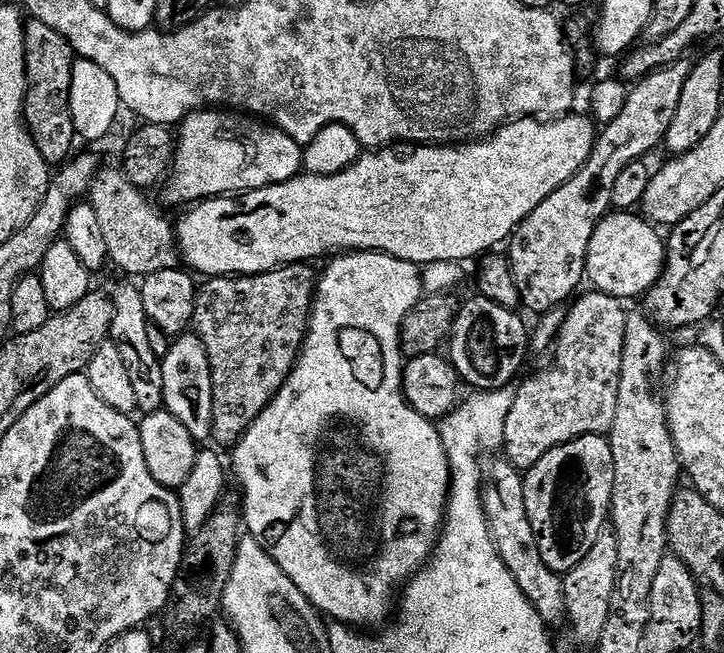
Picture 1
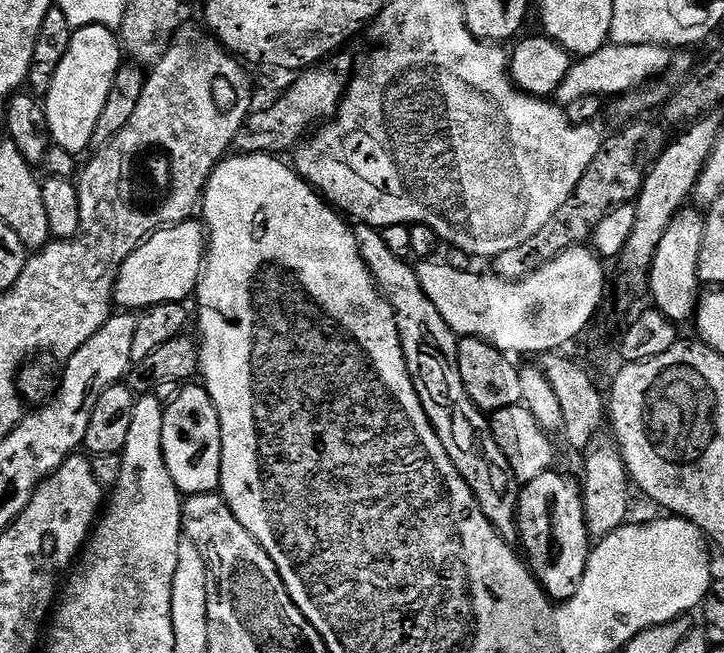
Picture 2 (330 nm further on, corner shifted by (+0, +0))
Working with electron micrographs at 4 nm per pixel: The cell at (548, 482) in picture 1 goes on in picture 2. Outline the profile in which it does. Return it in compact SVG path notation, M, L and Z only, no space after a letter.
M556 471L543 472L534 482L521 487L520 501L516 503L516 526L518 544L527 567L548 597L563 602L578 594L588 565L590 537L584 517L581 481L571 480Z

